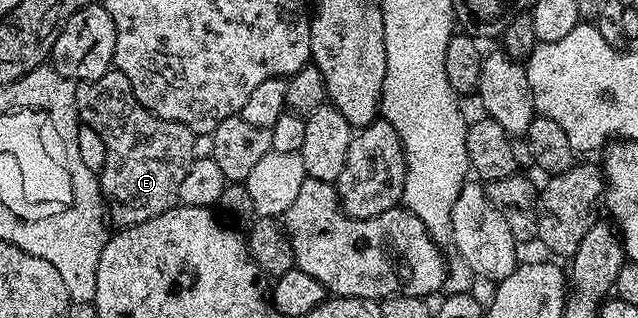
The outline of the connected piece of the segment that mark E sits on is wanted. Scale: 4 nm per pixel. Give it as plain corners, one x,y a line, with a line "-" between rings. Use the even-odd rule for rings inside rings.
113,68
104,76
100,76
100,80
77,83
74,95
77,121
83,126
96,128
96,132
100,132
100,140
104,140
106,155
104,168
98,174
98,187
102,190
102,201
108,211
109,221
113,225
115,222
115,227
118,228
144,224
144,220
152,220
152,216
160,216
160,212
175,205
178,202
180,183
184,181
184,175
188,173
188,168
196,157
194,131
184,124
164,120
148,112
148,108
144,108
144,104
136,100
132,84
128,84
128,76

